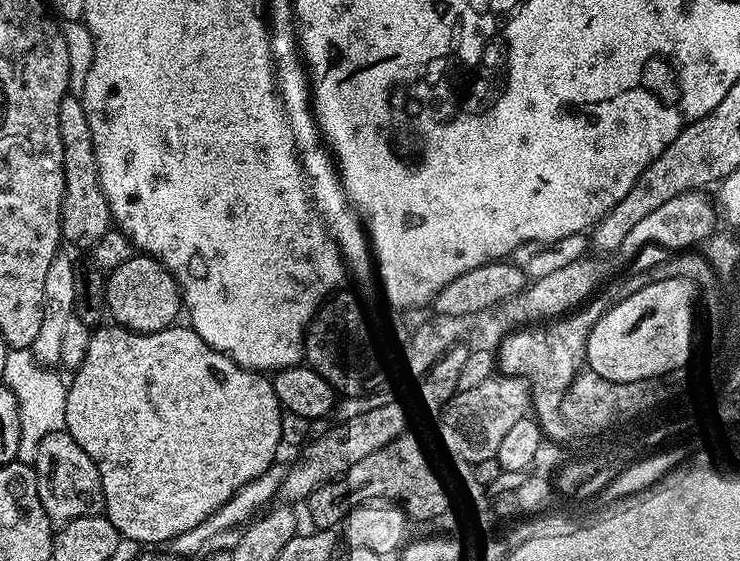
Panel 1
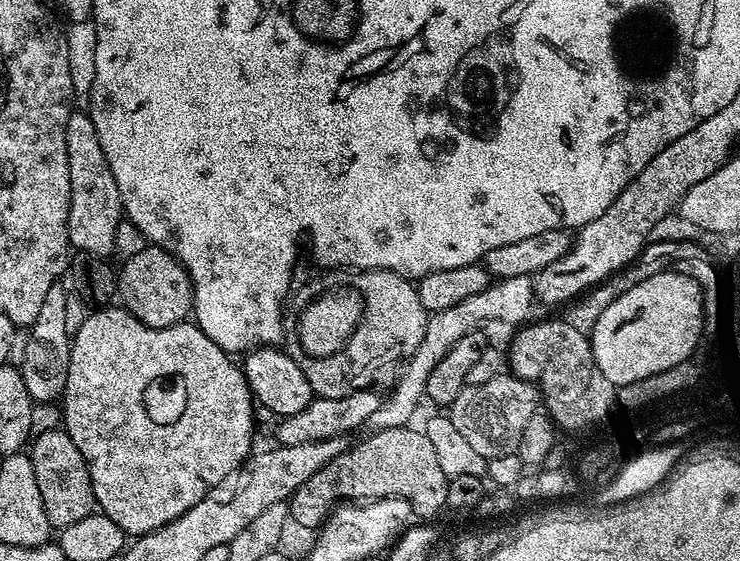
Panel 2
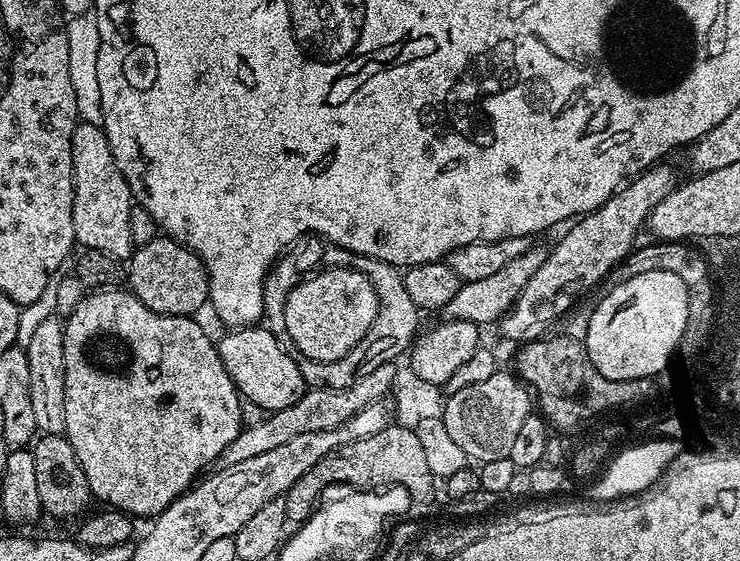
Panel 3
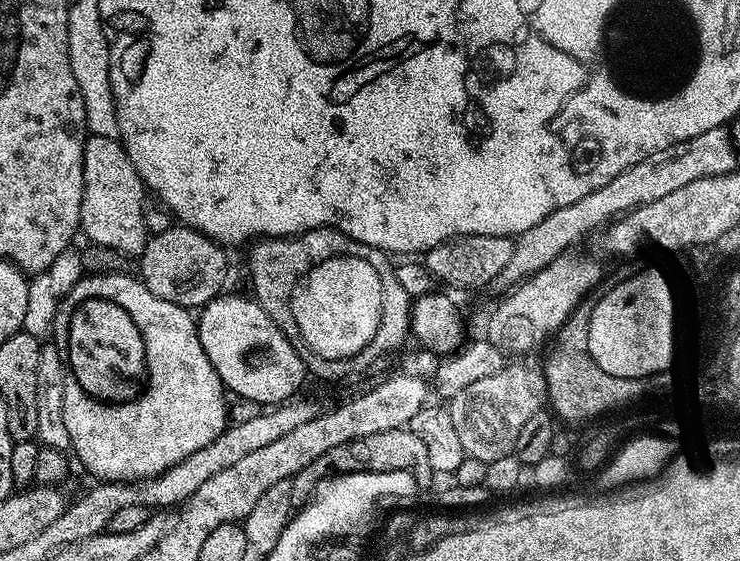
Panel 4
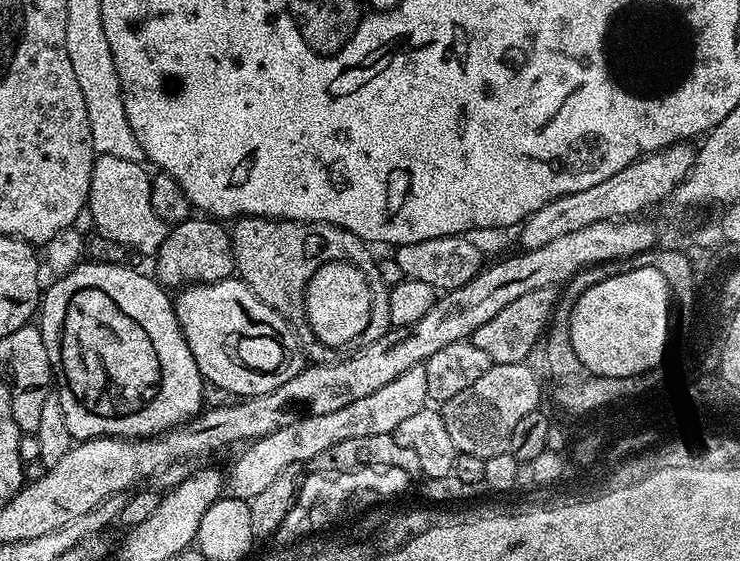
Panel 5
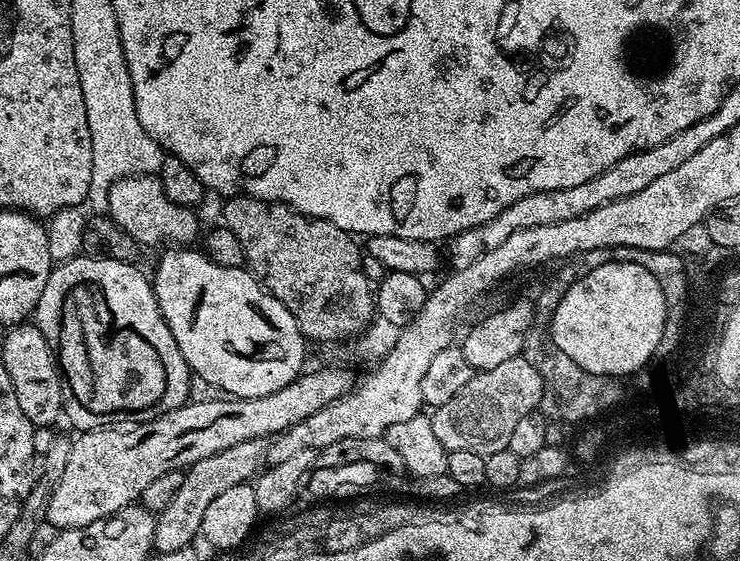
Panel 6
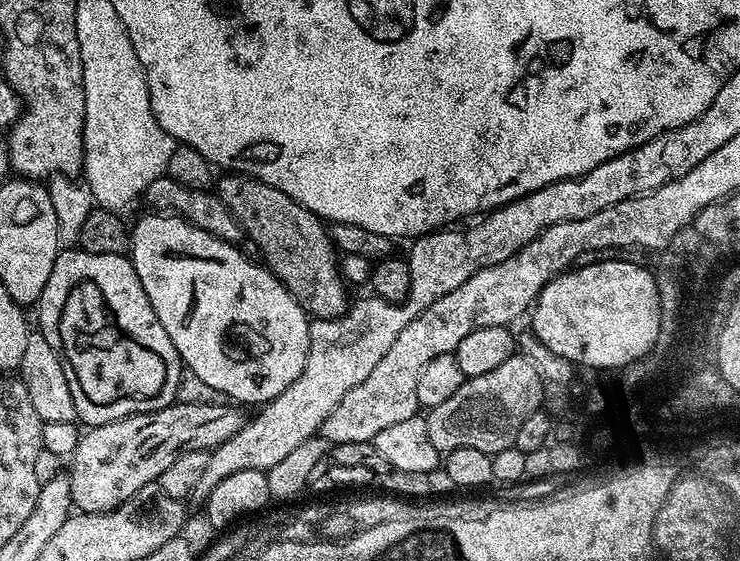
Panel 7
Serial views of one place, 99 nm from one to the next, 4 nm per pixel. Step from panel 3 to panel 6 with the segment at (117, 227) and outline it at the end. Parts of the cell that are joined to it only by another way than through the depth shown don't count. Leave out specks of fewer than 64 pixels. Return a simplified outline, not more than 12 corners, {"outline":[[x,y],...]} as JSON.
{"outline":[[156,174],[108,191],[107,215],[141,246],[195,245],[200,220]]}

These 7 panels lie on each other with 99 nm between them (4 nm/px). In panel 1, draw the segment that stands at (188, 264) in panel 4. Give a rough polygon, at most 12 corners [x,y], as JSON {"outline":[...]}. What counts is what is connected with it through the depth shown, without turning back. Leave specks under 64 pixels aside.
{"outline":[[133,254],[107,273],[113,325],[161,332],[182,297],[159,260]]}

